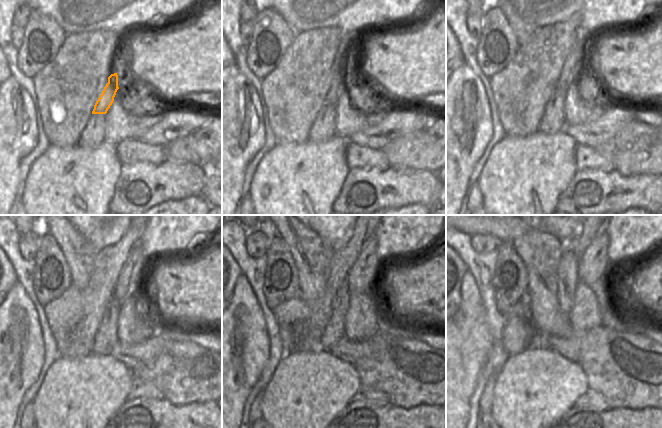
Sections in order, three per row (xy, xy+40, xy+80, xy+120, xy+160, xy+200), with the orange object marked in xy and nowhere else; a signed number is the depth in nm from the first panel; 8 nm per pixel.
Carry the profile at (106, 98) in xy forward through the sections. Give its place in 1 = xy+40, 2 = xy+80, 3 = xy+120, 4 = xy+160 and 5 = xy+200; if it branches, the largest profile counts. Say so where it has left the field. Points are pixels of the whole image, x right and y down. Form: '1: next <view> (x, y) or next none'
1: next xy+40 (348, 66)
2: next xy+80 (576, 62)
3: next xy+120 (134, 277)
4: next xy+160 (368, 267)
5: next xy+200 (593, 262)

